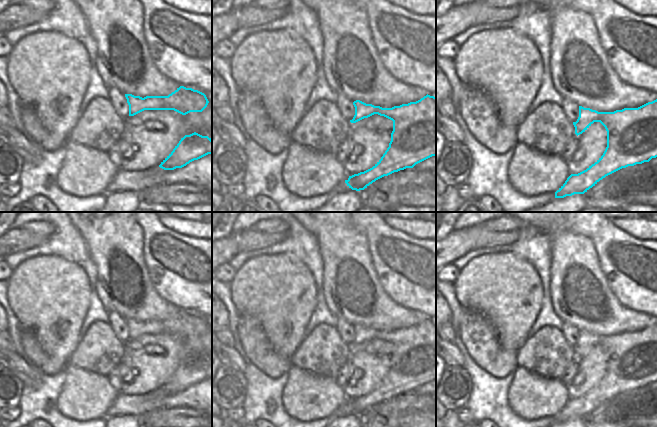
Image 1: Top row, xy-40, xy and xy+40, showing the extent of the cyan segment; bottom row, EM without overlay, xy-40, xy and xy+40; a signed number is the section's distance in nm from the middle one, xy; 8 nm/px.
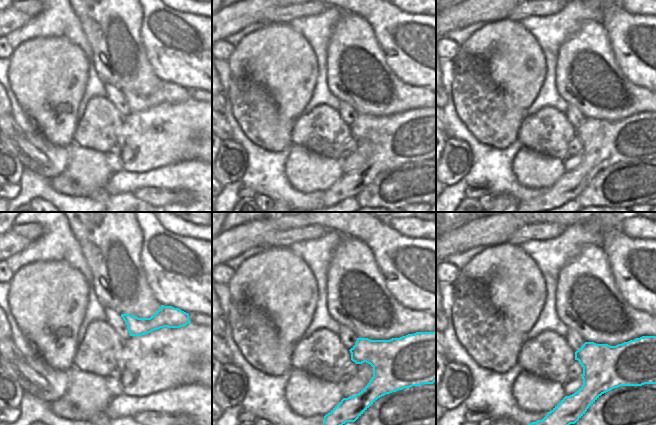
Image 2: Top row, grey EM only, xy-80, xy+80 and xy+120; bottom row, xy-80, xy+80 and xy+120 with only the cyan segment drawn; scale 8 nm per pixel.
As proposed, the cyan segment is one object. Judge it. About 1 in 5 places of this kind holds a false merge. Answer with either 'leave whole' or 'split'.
leave whole

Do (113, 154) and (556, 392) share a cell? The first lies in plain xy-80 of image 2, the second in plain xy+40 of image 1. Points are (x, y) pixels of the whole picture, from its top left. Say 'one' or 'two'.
two

